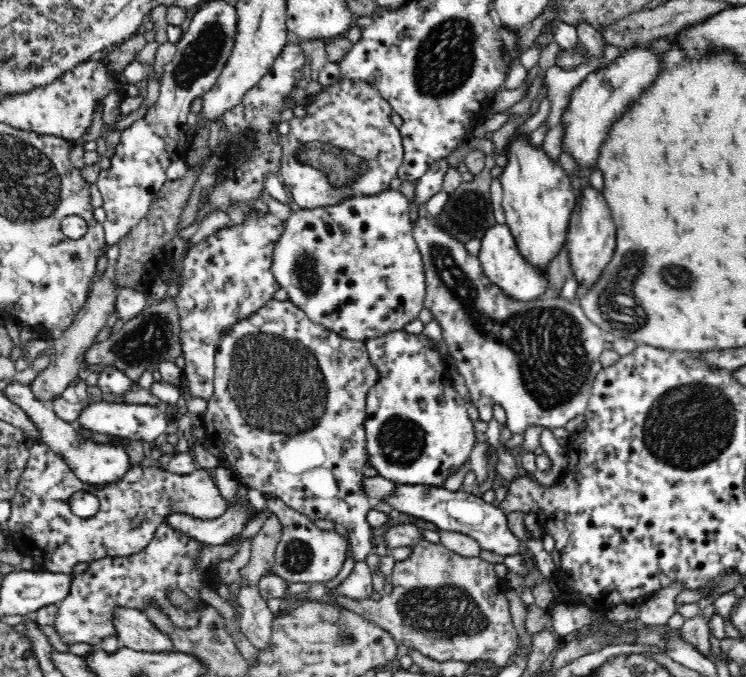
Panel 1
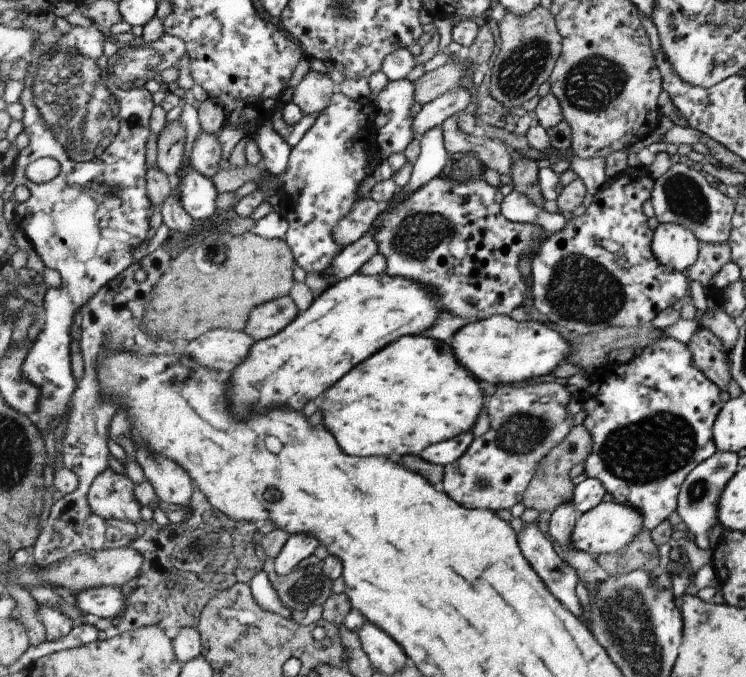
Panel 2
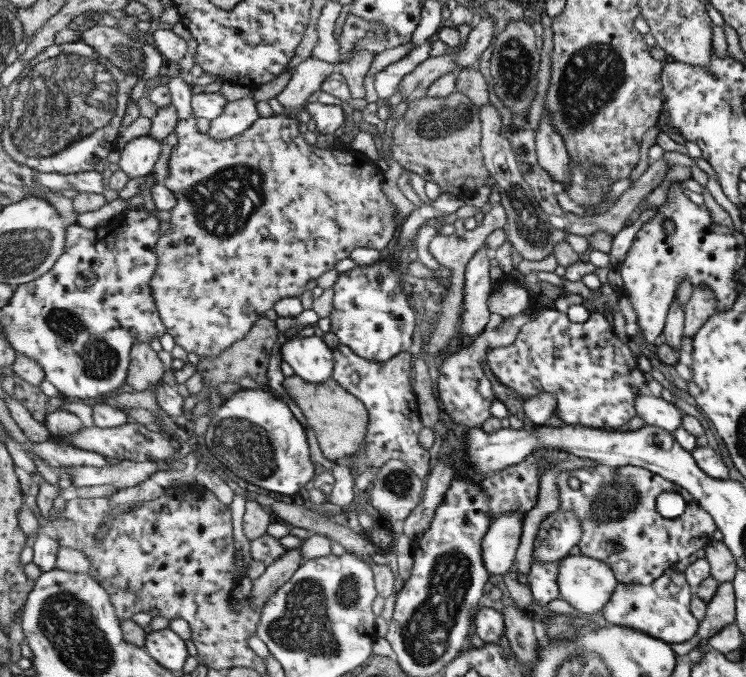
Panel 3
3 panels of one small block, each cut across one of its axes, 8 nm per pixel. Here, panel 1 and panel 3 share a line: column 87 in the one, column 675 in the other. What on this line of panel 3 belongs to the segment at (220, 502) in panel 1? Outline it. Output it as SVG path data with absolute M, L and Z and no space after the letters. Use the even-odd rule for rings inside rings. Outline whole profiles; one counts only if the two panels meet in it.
M585 466L562 471L557 483L561 491L559 510L575 511L581 519L580 553L611 565L623 585L651 585L673 568L675 562L685 562L690 554L709 545L717 530L711 515L699 507L687 489L647 468ZM571 478L578 479L578 489L569 486ZM663 492L677 492L687 500L685 512L677 519L659 514L656 506Z

